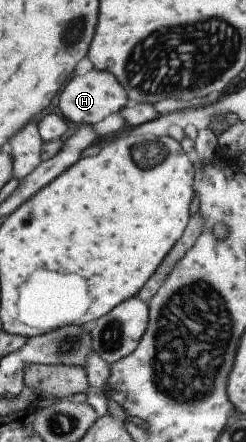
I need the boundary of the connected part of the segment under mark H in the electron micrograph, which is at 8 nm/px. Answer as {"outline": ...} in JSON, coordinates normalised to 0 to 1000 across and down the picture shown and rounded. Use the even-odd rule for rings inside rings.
{"outline":[[[362,149],[333,152],[276,181],[260,204],[240,210],[236,244],[268,271],[305,283],[366,283],[407,276],[447,258],[480,256],[512,240],[516,219],[472,176],[427,161],[398,161]]]}

